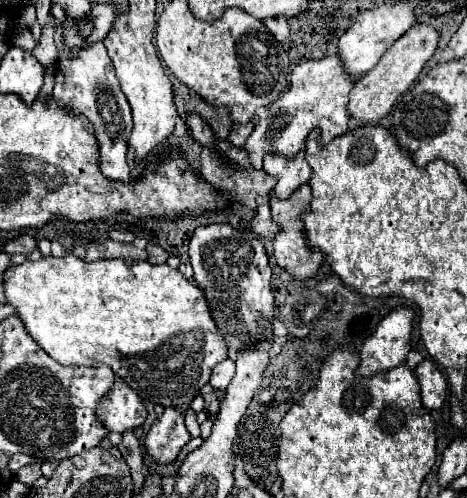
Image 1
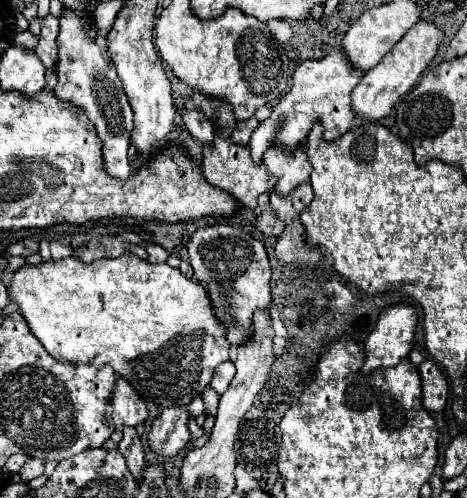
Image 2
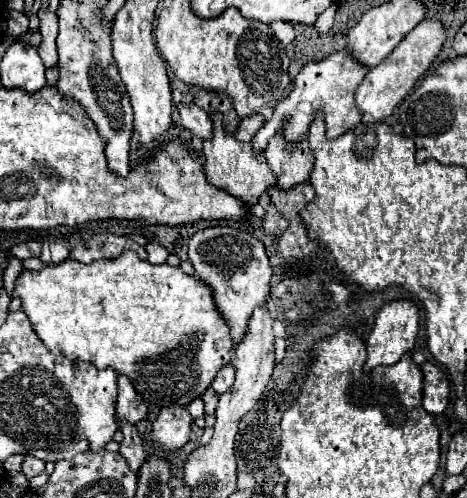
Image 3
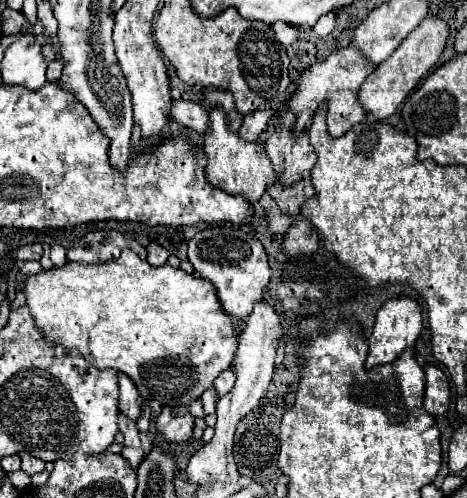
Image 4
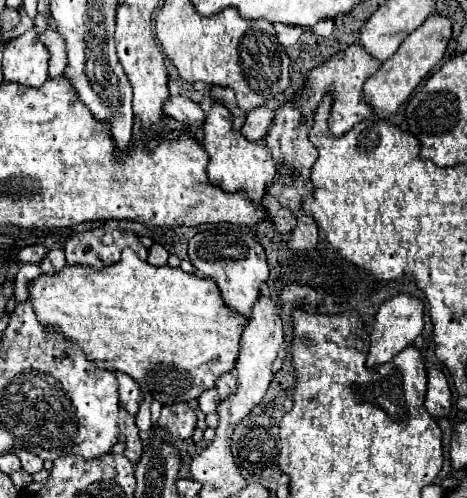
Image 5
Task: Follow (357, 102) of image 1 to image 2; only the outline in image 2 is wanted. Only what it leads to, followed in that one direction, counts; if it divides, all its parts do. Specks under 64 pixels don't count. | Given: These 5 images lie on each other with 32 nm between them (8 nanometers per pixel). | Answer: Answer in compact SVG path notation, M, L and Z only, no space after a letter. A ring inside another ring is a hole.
M424 20L410 28L404 34L404 40L400 40L400 44L396 44L396 48L392 48L392 52L388 52L388 56L384 56L384 60L376 64L376 68L368 70L368 74L364 74L360 84L352 90L352 110L356 112L356 116L368 118L372 122L386 118L392 106L398 102L398 98L406 94L420 78L420 74L426 70L428 62L434 58L438 50L438 44L442 42L442 36L444 34L434 24Z

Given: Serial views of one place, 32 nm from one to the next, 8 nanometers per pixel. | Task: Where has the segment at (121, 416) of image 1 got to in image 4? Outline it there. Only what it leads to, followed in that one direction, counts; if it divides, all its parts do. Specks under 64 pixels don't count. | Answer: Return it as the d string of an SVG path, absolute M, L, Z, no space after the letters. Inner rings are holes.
M118 374L118 386L120 386L120 398L118 398L118 412L128 416L130 420L138 420L142 416L144 398L138 394L134 382L126 374Z

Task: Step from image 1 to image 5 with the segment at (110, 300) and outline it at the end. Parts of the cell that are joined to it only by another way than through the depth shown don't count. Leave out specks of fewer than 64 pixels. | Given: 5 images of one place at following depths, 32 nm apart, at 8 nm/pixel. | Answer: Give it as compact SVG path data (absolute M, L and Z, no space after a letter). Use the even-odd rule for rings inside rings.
M124 248L120 262L102 270L74 264L54 274L40 274L28 284L28 294L40 324L54 328L54 332L64 334L64 340L80 346L84 356L98 368L132 376L140 384L140 390L144 394L150 392L160 404L188 404L204 390L214 388L216 378L234 368L240 334L248 322L224 306L214 280L198 278L172 266L150 266L130 248Z

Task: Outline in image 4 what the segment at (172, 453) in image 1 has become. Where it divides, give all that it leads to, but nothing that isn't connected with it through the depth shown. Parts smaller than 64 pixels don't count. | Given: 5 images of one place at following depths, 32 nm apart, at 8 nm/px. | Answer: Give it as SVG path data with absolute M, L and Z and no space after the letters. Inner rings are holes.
M166 406L156 418L158 436L170 444L184 444L192 436L194 416L188 412L188 406Z

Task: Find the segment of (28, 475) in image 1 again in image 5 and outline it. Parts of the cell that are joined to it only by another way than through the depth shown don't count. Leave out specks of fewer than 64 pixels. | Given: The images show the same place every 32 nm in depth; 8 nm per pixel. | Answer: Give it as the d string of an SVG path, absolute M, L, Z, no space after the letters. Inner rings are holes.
M16 450L14 454L20 458L22 470L26 470L28 474L36 474L36 472L40 472L40 470L44 468L44 462L42 462L38 456L32 456L32 454L26 452L26 450Z

